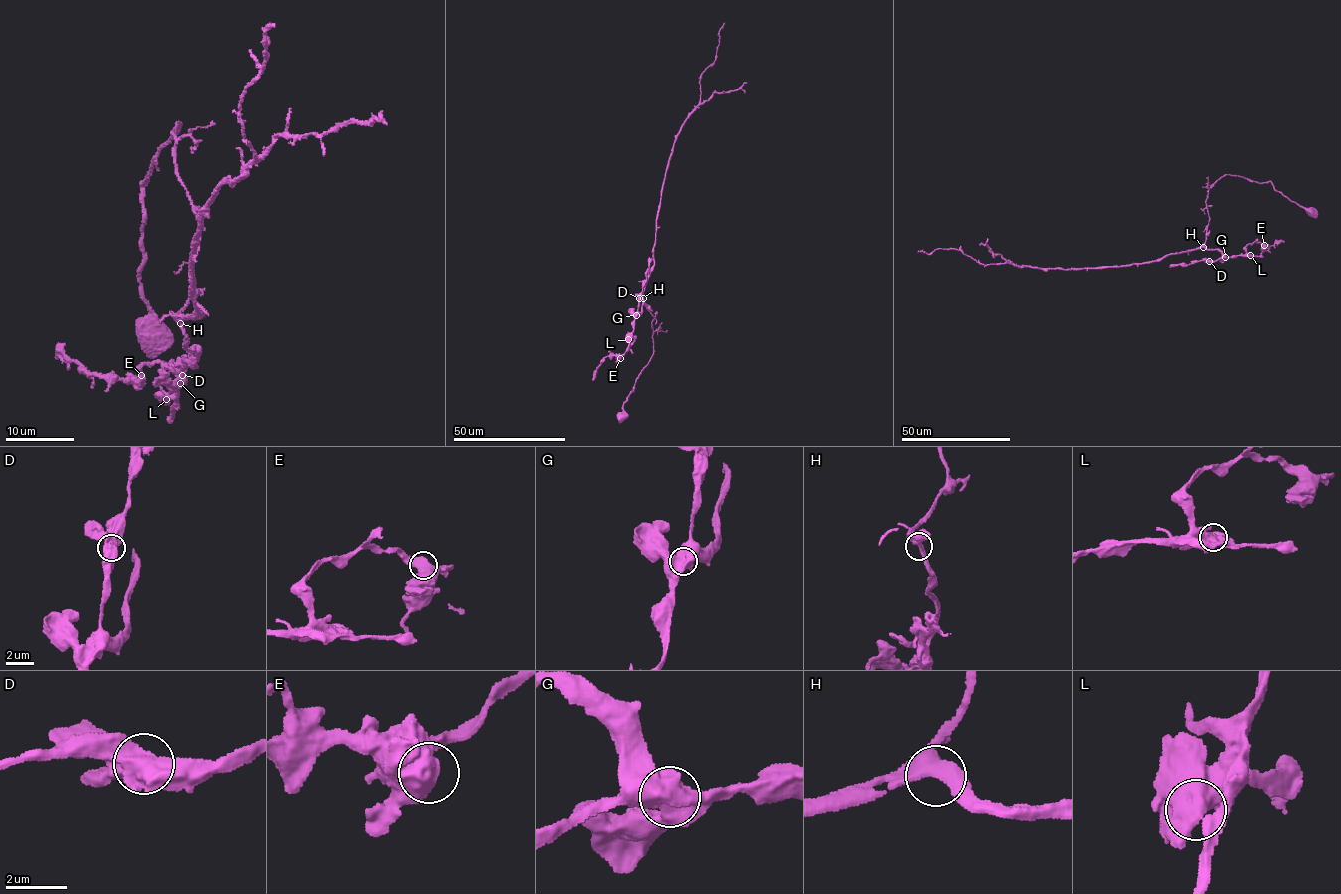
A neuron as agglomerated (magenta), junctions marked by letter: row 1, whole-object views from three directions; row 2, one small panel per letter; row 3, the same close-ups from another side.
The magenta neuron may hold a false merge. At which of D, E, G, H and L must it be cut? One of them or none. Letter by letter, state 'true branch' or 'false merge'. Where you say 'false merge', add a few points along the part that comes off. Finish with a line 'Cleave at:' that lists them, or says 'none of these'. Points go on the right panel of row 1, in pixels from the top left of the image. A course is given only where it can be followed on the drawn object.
D: true branch
E: true branch
G: true branch
H: true branch
L: true branch
Cleave at: none of these

